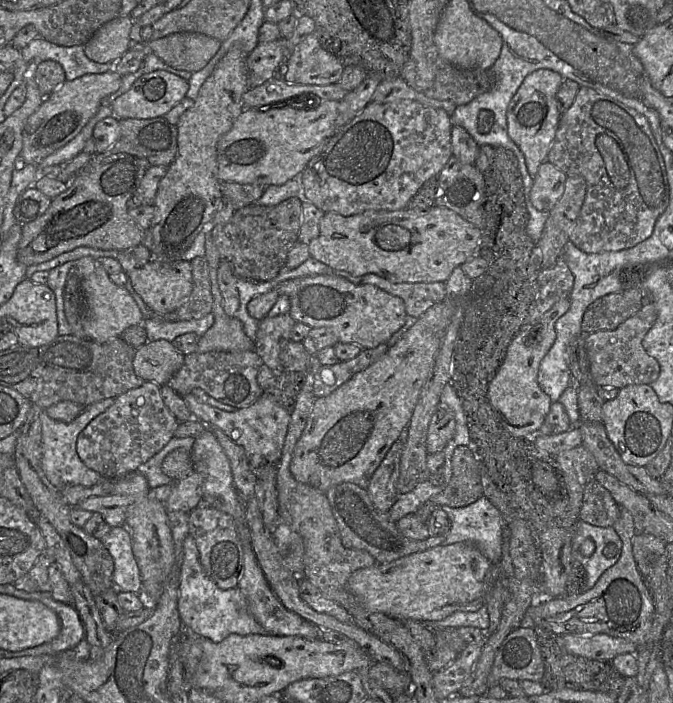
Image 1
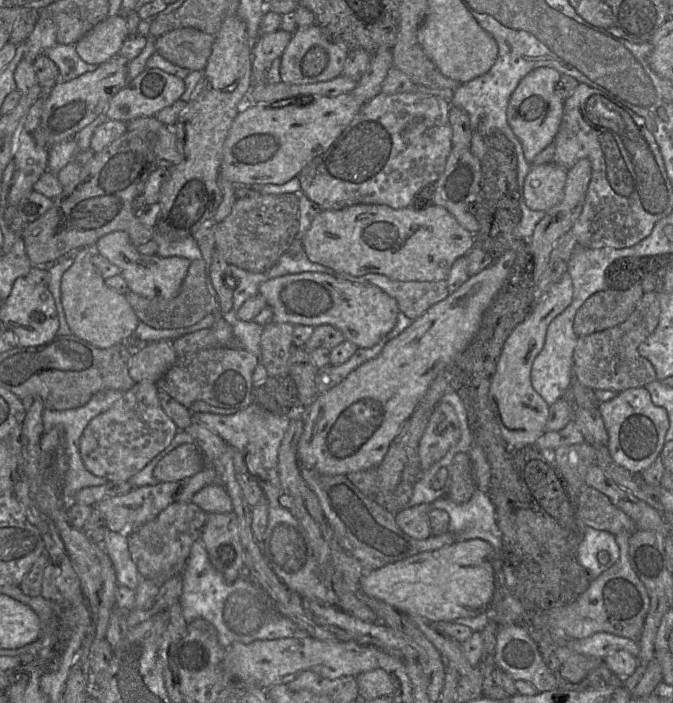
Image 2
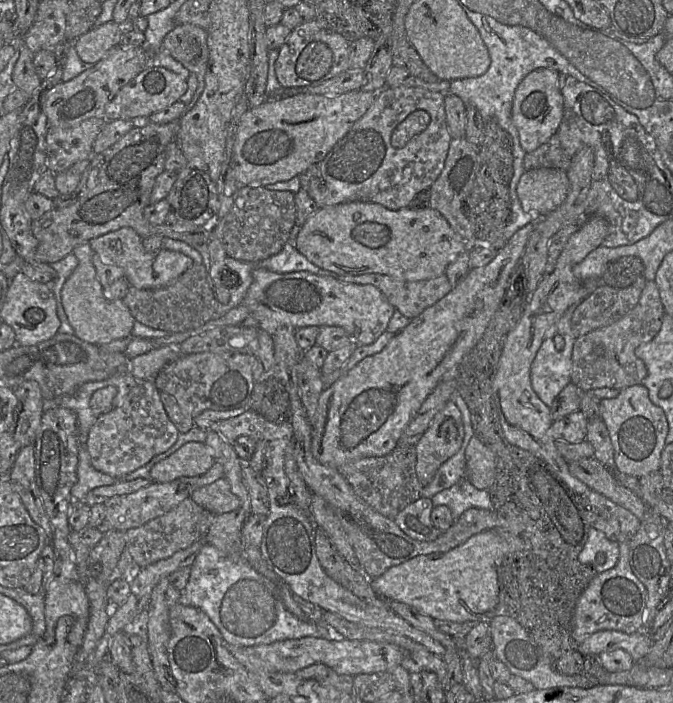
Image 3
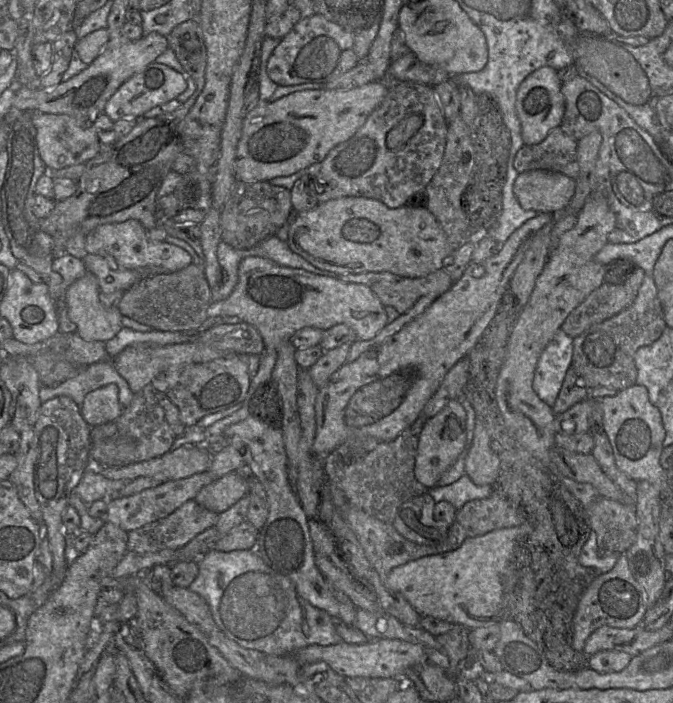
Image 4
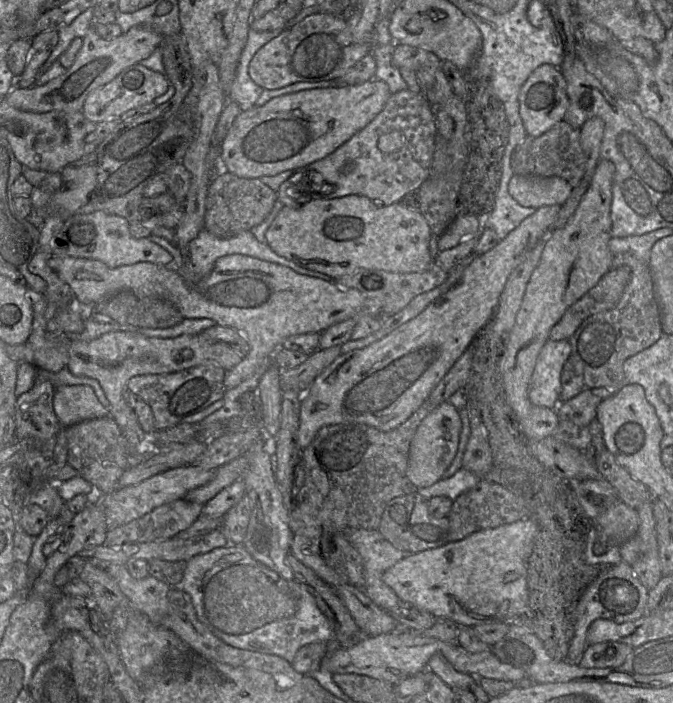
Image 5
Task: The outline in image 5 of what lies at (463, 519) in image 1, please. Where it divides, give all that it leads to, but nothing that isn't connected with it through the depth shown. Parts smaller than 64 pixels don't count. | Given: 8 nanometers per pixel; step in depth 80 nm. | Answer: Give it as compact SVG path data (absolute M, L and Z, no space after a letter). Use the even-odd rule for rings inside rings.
M461 469L449 479L443 479L433 486L420 489L420 495L428 499L446 496L455 501L460 495L475 488L481 479L468 469Z

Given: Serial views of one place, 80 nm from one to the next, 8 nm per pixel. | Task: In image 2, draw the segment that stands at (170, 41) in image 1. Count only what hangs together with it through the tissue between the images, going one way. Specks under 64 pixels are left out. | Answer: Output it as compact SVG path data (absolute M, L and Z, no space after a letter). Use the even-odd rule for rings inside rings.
M195 28L170 31L155 41L156 53L167 61L193 71L203 71L212 53L215 36Z

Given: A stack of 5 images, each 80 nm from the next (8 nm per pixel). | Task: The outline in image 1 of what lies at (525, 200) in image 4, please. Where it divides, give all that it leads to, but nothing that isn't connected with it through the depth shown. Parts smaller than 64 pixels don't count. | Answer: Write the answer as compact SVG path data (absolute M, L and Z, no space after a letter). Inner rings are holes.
M545 160L533 177L530 201L541 212L549 212L562 196L567 175Z

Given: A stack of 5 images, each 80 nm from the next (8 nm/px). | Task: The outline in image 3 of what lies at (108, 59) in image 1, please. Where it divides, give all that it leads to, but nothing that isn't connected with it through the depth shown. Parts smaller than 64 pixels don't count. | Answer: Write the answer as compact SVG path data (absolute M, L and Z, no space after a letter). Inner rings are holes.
M114 21L94 26L73 44L79 58L88 64L96 64L109 50L120 45L124 28Z

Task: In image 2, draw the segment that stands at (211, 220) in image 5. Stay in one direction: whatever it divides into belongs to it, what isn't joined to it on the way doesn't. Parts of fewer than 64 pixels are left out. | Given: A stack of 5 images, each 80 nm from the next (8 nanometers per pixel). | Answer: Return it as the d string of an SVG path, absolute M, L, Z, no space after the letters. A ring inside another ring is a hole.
M251 188L245 196L237 198L231 213L223 221L212 222L211 226L216 249L223 254L228 264L249 272L264 273L288 252L296 238L299 228L299 194L263 194L259 189Z

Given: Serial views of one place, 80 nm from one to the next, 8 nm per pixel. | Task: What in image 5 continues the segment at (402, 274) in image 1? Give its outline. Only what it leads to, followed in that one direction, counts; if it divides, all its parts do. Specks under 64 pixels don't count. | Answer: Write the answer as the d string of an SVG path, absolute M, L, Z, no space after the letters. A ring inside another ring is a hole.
M283 188L278 195L282 207L265 233L265 243L278 255L306 268L341 277L377 269L416 273L435 264L429 248L432 231L419 209L401 202L378 206L363 195L313 198L306 203L298 203Z

